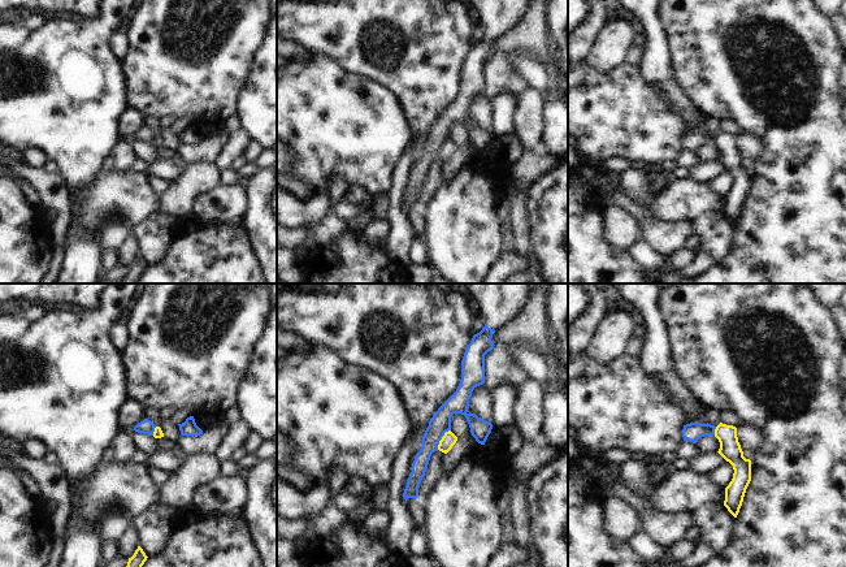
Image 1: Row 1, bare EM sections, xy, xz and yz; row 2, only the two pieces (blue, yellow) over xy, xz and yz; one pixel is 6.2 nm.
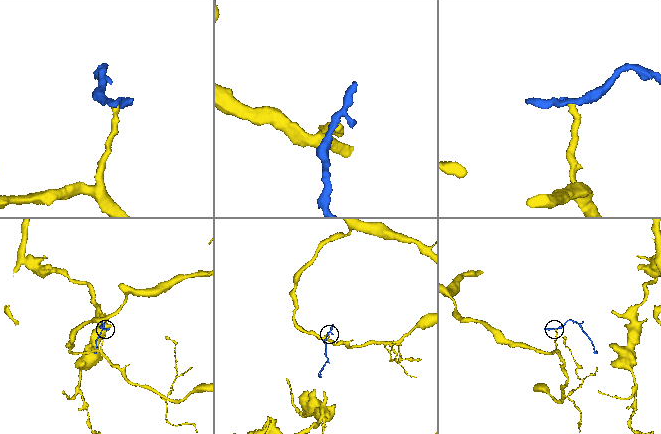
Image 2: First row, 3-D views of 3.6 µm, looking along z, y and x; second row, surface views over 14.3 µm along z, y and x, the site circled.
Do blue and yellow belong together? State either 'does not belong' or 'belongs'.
does not belong

